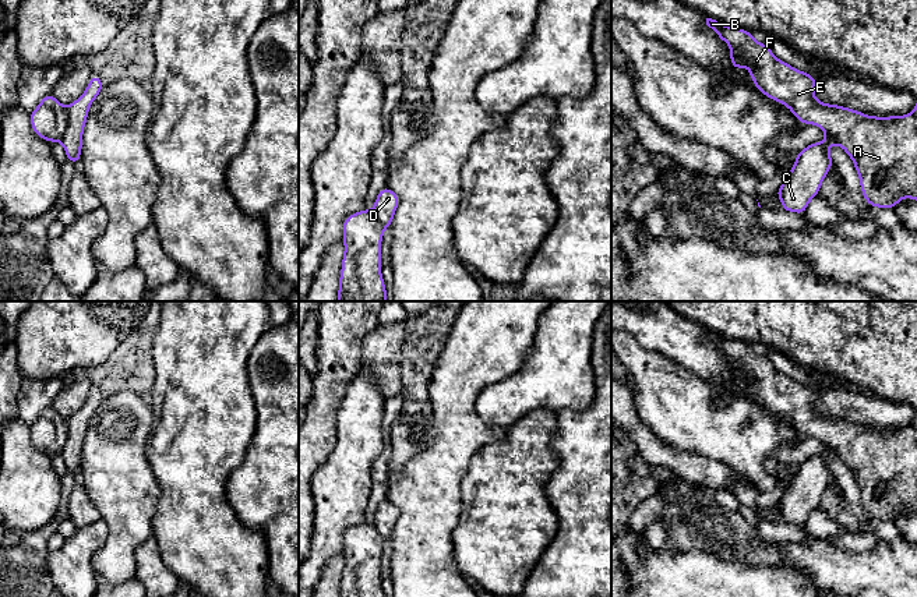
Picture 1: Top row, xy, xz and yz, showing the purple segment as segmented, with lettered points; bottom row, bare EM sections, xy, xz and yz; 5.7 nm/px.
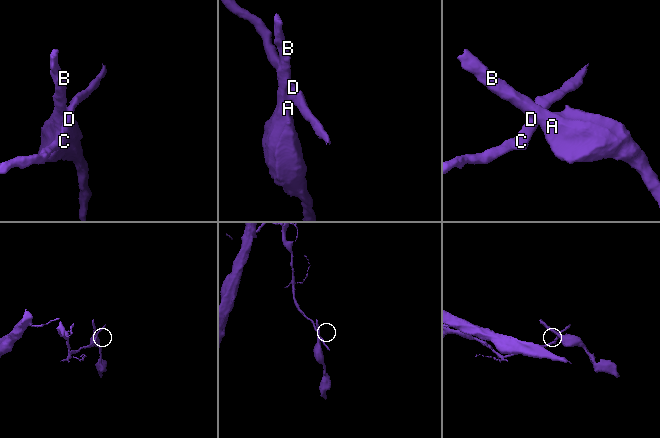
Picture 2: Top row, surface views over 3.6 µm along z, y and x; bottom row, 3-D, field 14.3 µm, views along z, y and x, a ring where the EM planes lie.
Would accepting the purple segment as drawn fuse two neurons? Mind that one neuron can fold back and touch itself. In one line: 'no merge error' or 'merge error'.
merge error

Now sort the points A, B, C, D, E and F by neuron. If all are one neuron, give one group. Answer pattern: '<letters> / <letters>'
A B E F / C D

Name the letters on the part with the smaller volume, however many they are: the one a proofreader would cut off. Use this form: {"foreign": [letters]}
{"foreign": ["A", "B", "E", "F"]}

